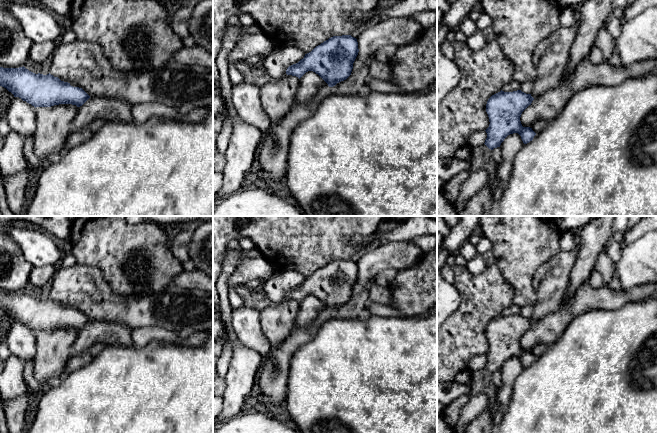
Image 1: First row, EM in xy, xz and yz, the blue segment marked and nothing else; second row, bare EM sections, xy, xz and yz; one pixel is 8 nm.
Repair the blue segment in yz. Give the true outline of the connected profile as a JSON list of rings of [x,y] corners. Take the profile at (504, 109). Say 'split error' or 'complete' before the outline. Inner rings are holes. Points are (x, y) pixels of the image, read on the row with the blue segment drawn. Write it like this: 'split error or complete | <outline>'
split error | [[[521,90],[513,92],[500,91],[492,95],[486,104],[489,127],[485,130],[485,145],[493,150],[500,147],[504,139],[518,133],[524,144],[533,140],[534,136],[547,128],[549,120],[538,120],[532,127],[523,127],[520,121],[522,112],[531,105],[534,98]]]

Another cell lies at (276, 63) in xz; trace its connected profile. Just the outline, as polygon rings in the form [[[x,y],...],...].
[[[287,46],[268,54],[261,66],[272,79],[279,79],[286,74],[289,66],[298,63],[304,56],[305,53],[299,48]]]

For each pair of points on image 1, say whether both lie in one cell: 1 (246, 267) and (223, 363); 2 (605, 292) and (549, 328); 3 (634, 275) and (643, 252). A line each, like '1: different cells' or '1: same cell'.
1: different cells
2: same cell
3: same cell

